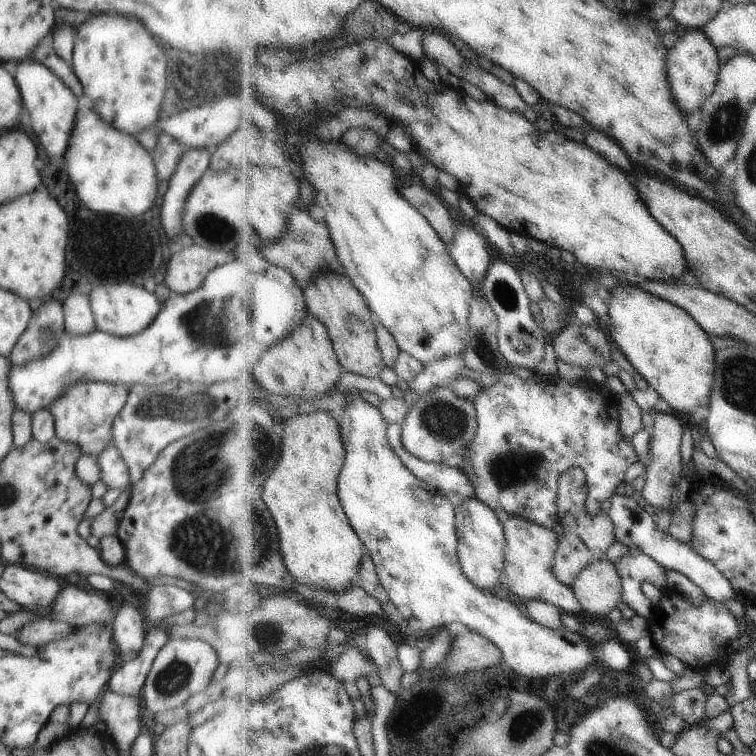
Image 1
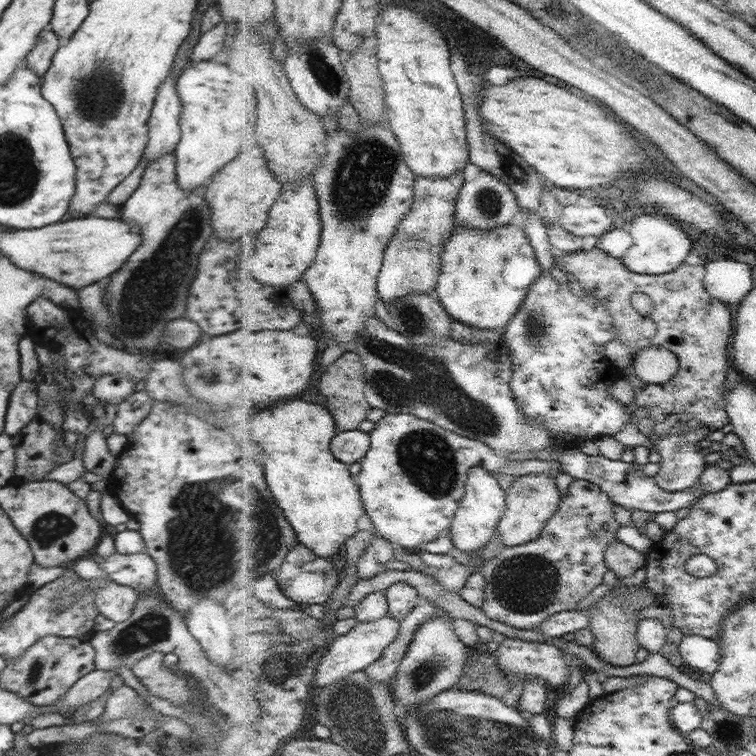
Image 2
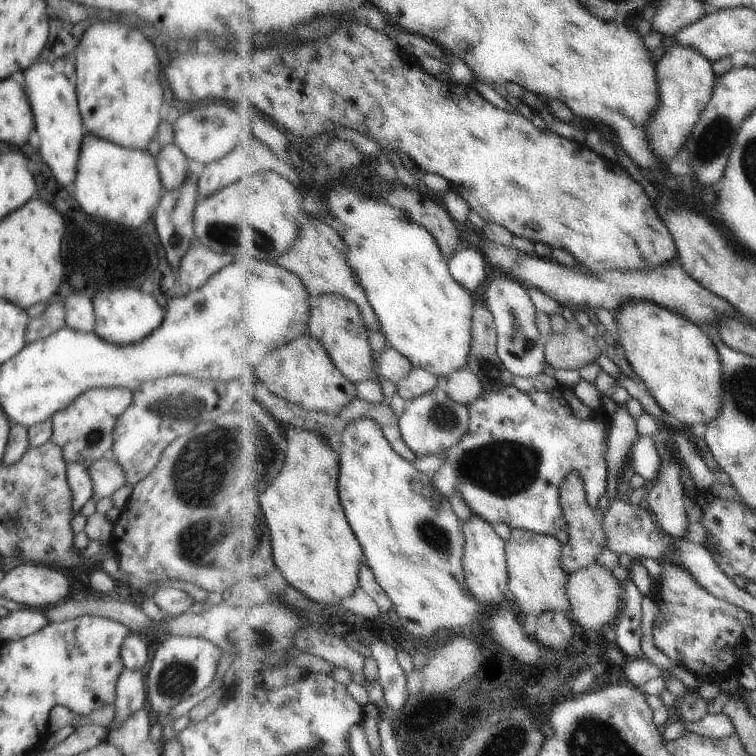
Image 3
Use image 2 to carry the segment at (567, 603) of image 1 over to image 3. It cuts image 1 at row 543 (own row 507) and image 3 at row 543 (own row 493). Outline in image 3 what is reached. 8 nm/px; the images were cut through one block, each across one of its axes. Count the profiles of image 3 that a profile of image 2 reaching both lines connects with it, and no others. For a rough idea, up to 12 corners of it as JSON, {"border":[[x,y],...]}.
{"border":[[514,528],[509,588],[521,614],[572,614],[555,536]]}

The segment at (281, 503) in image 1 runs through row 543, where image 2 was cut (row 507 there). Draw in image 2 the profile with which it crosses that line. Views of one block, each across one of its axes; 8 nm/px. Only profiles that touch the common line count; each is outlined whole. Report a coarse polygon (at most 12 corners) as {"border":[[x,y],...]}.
{"border":[[326,404],[256,412],[268,484],[324,558],[359,533],[358,479]]}

